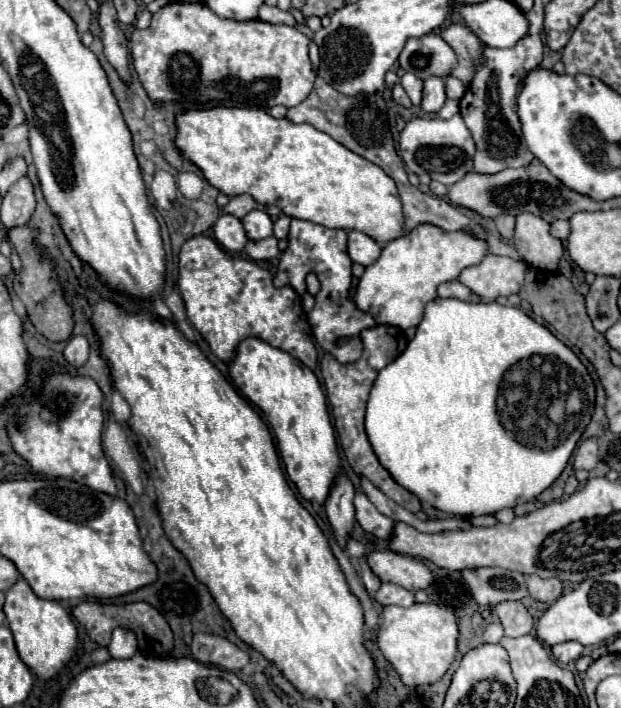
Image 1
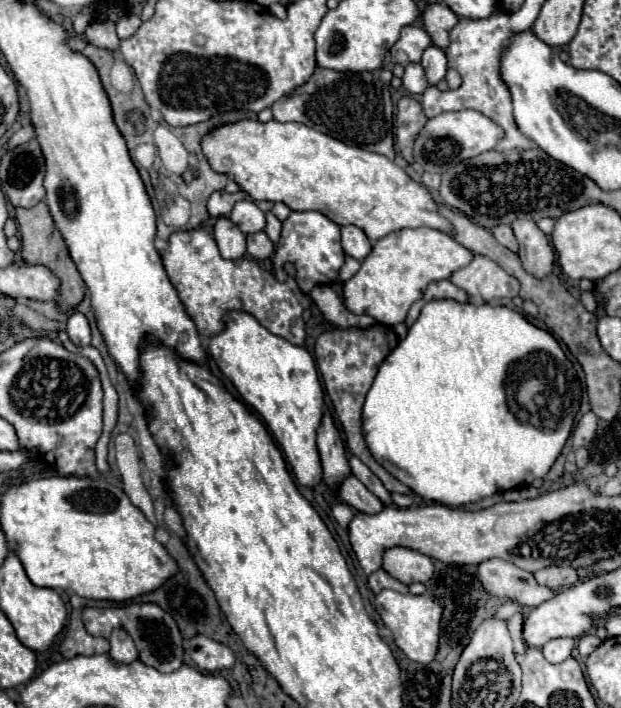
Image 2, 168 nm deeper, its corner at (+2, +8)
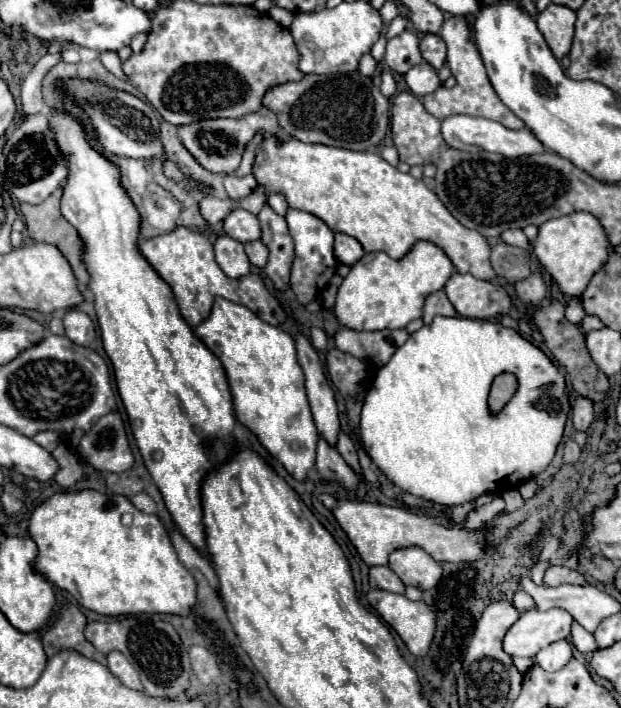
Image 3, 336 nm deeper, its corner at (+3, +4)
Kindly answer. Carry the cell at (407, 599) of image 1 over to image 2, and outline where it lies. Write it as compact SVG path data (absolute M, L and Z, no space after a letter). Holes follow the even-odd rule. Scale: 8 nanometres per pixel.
M384 570L374 572L374 574L368 578L368 586L372 588L374 594L378 594L378 592L384 590L384 588L396 590L396 592L400 592L400 594L408 594L408 586L402 584L400 580L396 580L396 578L392 578L392 576L390 576L388 572L384 572Z

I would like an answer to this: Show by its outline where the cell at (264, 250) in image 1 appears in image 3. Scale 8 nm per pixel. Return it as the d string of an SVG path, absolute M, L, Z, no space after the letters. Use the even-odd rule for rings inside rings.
M259 240L257 242L247 242L245 244L245 252L249 256L249 262L263 268L267 264L267 256L269 256L269 250L265 248L265 244L261 244Z

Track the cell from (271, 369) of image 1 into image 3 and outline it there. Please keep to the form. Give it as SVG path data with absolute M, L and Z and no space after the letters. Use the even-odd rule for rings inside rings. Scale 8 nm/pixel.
M221 296L215 298L209 318L193 334L221 360L237 418L247 426L261 446L297 480L303 480L315 464L317 428L305 394L305 378L297 364L293 338L279 326L263 322L247 306Z

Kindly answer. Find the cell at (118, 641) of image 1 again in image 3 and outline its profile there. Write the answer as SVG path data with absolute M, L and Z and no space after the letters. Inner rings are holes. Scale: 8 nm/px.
M111 652L107 656L107 666L111 670L111 674L119 680L119 684L131 688L131 690L137 690L137 692L143 692L143 684L137 676L137 670L129 664L129 660L125 656L121 656L121 652Z

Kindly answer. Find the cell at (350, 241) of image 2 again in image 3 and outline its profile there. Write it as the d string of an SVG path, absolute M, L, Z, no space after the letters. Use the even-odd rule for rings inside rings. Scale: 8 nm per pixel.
M335 234L335 246L333 246L333 254L341 264L349 264L353 266L357 260L361 260L361 256L365 254L363 246L347 236L347 234Z

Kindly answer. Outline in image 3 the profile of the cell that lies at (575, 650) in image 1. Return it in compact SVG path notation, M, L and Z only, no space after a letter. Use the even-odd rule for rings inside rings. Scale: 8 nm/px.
M559 640L559 642L553 642L553 644L545 646L545 648L541 648L537 652L537 656L535 656L535 662L545 670L555 672L555 670L561 670L569 662L571 656L573 656L573 650L571 650L569 642Z

